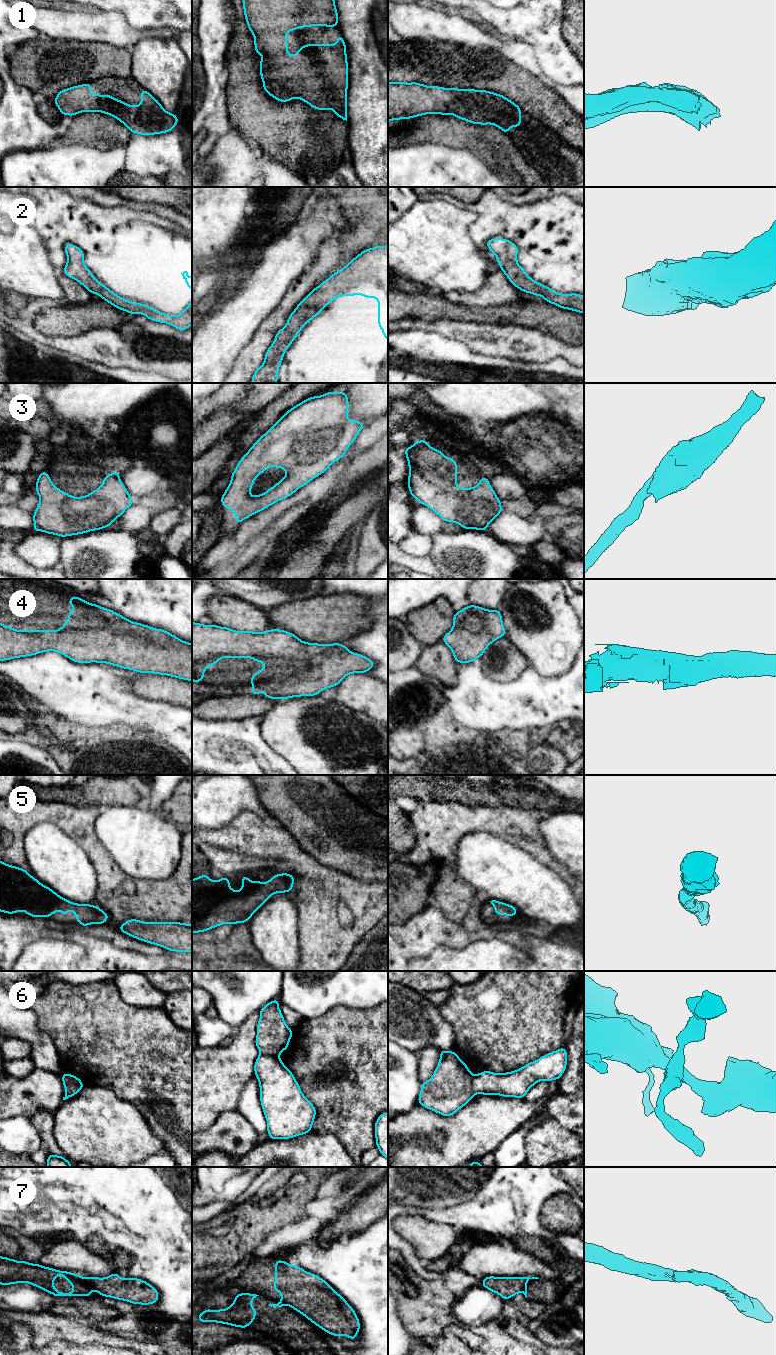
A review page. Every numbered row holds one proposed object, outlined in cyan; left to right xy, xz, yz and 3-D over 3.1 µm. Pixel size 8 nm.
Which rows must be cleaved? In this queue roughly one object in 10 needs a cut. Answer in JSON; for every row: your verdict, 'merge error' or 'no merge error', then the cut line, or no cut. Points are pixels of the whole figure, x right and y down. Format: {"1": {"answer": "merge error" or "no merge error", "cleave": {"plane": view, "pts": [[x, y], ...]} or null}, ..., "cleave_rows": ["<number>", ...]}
{"1": {"answer": "no merge error", "cleave": null}, "2": {"answer": "no merge error", "cleave": null}, "3": {"answer": "no merge error", "cleave": null}, "4": {"answer": "no merge error", "cleave": null}, "5": {"answer": "no merge error", "cleave": null}, "6": {"answer": "no merge error", "cleave": null}, "7": {"answer": "merge error", "cleave": {"plane": "xy", "pts": [[85, 1278], [91, 1289]]}}, "cleave_rows": ["7"]}

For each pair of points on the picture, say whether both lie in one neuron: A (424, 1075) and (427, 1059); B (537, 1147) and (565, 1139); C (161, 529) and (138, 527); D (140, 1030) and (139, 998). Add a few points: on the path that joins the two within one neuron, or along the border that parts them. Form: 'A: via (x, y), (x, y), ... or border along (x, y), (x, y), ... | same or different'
A: via (425, 1071), (427, 1063) | same
B: via (544, 1146), (546, 1144), (558, 1144) | same
C: border along (155, 514), (146, 534) | different
D: border along (119, 993), (124, 1001), (135, 1006), (162, 1007) | different

